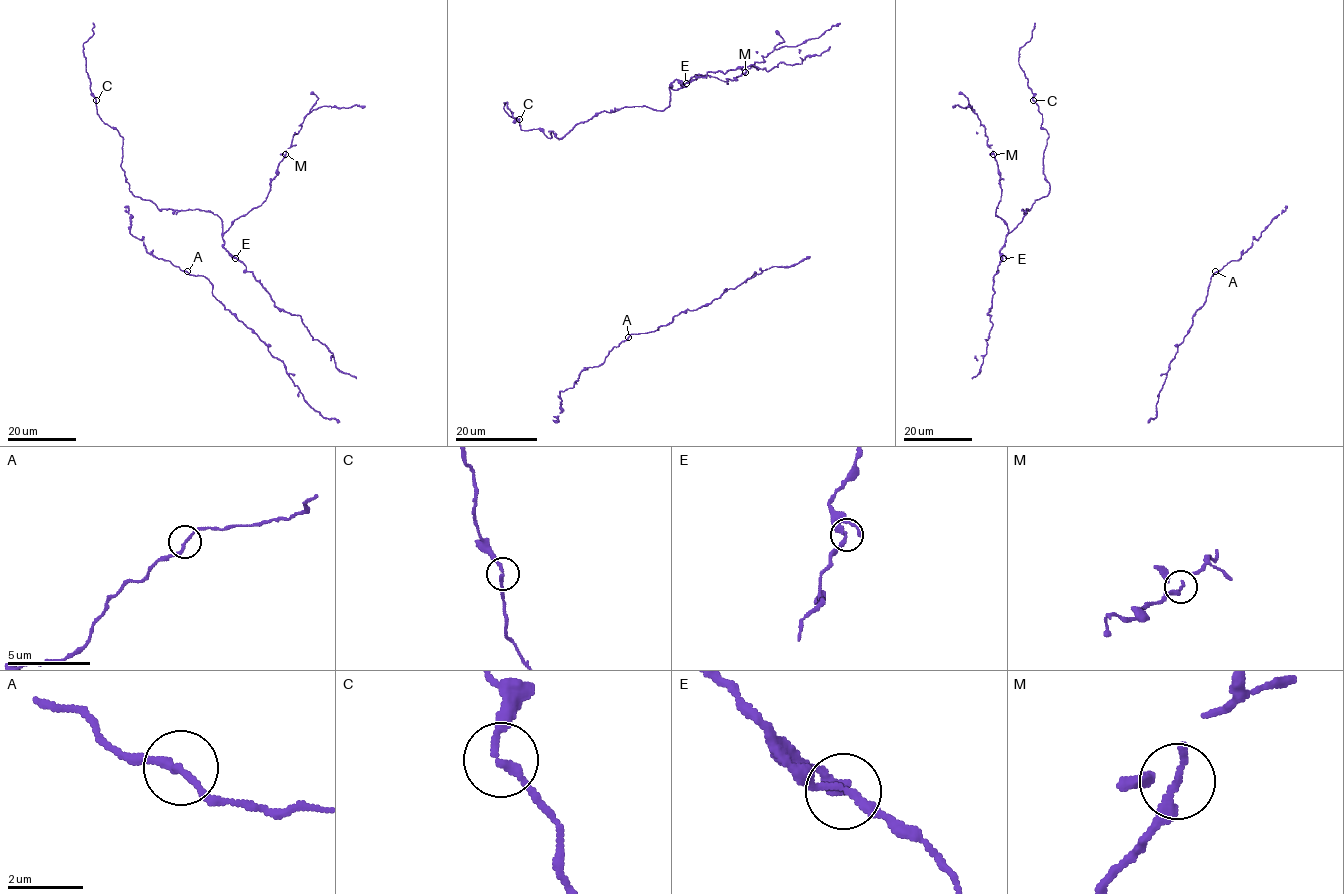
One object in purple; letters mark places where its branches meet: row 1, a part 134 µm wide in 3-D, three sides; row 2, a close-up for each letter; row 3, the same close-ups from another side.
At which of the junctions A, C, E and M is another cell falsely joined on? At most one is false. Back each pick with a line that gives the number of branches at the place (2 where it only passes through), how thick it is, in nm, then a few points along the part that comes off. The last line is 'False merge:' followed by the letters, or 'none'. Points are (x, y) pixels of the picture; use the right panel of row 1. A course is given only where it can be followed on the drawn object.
False merge: none

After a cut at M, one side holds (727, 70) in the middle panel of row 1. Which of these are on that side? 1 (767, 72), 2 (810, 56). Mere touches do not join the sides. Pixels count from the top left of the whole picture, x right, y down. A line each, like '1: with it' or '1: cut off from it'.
1: with it
2: with it

